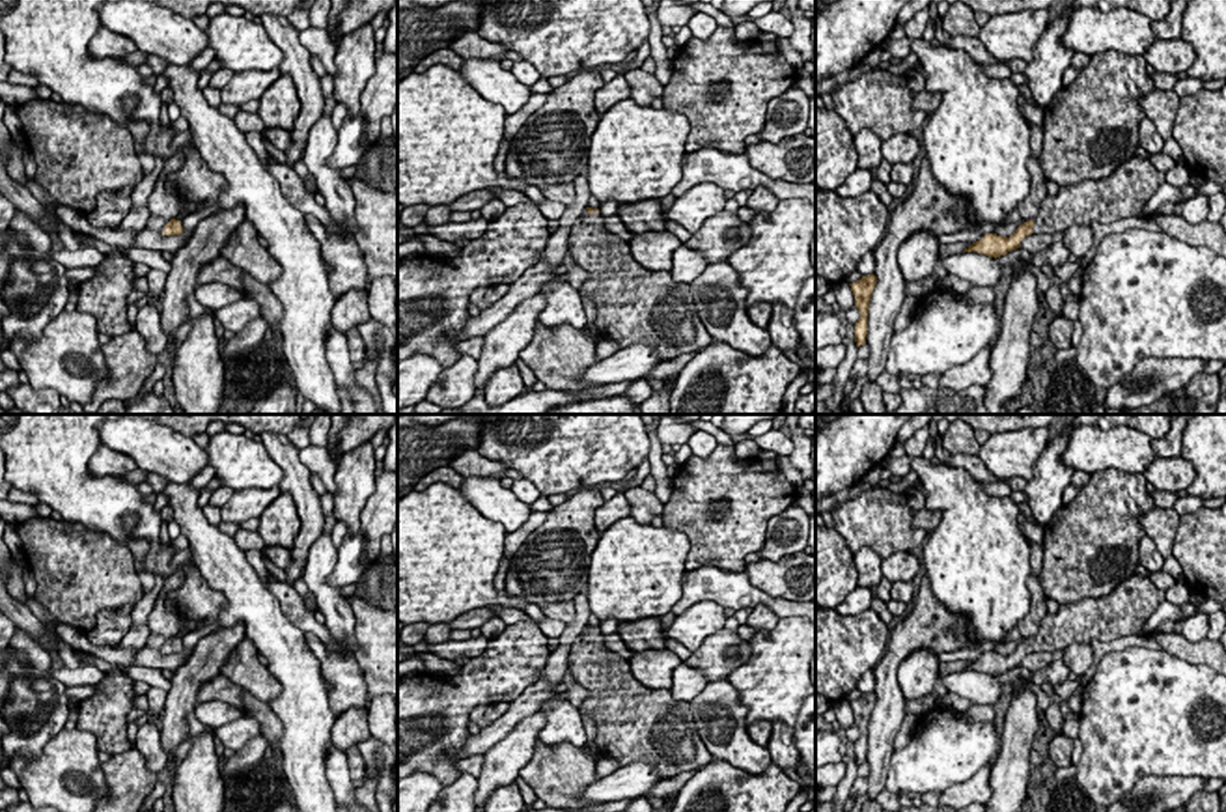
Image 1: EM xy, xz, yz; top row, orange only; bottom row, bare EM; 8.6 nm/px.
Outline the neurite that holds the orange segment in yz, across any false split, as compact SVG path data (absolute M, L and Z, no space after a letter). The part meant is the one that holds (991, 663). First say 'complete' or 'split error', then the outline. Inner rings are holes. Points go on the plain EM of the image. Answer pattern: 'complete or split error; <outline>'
split error; M1133 575L1120 582L1108 595L1060 605L1054 614L1045 614L1039 631L1021 642L1013 653L985 651L963 670L978 670L1000 676L1021 665L1032 651L1054 653L1071 644L1092 644L1094 638L1110 642L1122 637L1136 637L1148 618L1166 601L1149 577Z

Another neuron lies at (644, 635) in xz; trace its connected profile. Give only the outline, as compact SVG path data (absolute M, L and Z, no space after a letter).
M661 618L620 622L618 635L634 653L666 650L666 635L662 633Z

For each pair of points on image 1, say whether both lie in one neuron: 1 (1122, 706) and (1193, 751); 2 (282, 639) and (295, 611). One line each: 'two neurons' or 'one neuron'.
1: one neuron
2: two neurons

